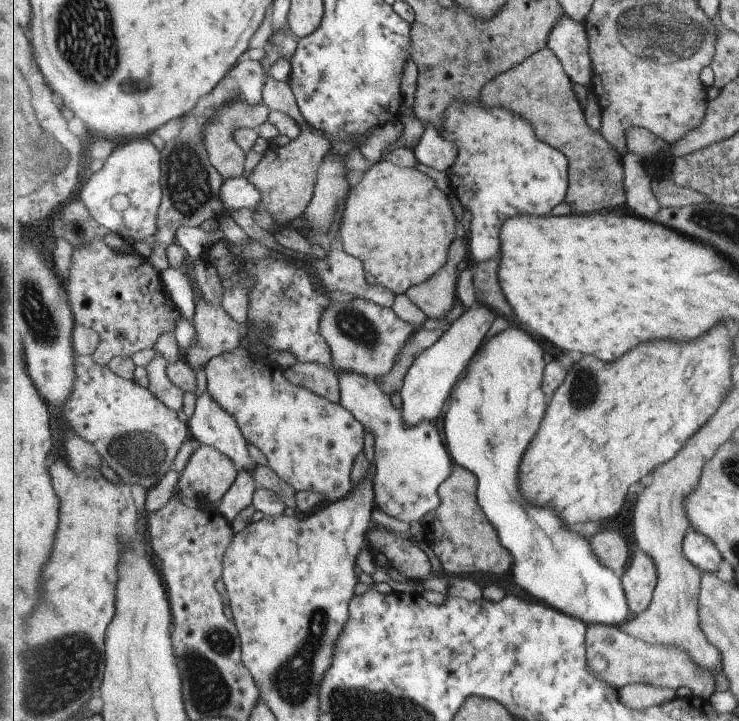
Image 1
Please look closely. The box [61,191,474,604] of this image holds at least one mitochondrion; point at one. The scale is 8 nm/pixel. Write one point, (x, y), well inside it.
(138, 452)

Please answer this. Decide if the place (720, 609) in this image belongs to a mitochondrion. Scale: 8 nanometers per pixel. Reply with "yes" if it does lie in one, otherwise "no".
no

